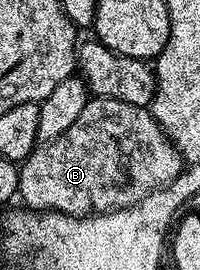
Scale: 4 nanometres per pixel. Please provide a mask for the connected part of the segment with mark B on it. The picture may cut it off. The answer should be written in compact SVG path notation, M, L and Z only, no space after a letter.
M91 97L86 103L84 112L80 112L80 116L76 116L72 128L68 128L68 132L64 132L60 136L56 136L56 140L39 145L33 153L29 154L26 161L21 163L18 171L18 192L17 197L23 198L25 205L29 209L39 212L57 212L59 214L72 214L75 216L89 216L91 214L107 214L113 210L123 210L129 206L134 206L140 200L144 200L152 192L165 188L169 182L176 180L176 176L180 176L180 172L184 169L184 159L178 153L177 146L170 141L170 137L160 128L160 124L154 118L153 113L145 106L137 106L136 104L124 104L124 100L116 100L115 98L95 98Z

